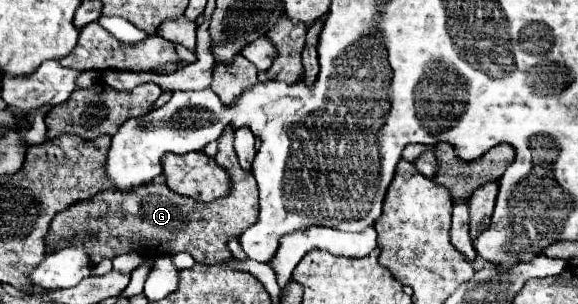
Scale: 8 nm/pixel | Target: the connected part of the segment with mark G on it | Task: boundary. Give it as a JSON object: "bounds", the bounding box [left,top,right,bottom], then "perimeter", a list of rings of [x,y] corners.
{"bounds":[45,128,257,264],"perimeter":[[[227,128],[217,142],[219,154],[215,156],[215,162],[223,166],[233,180],[233,190],[227,198],[199,204],[193,198],[183,198],[181,194],[175,194],[165,184],[143,184],[131,188],[129,192],[99,192],[89,200],[69,206],[53,218],[45,238],[45,252],[61,248],[61,240],[73,240],[77,232],[89,232],[89,236],[95,238],[89,240],[85,248],[89,248],[89,258],[93,262],[99,262],[103,258],[113,260],[115,256],[127,252],[139,252],[145,258],[187,252],[195,258],[195,262],[201,264],[231,260],[233,256],[227,248],[227,240],[231,236],[241,236],[249,226],[257,222],[257,184],[255,178],[243,172],[237,162],[237,154],[233,150],[233,130]]]}

